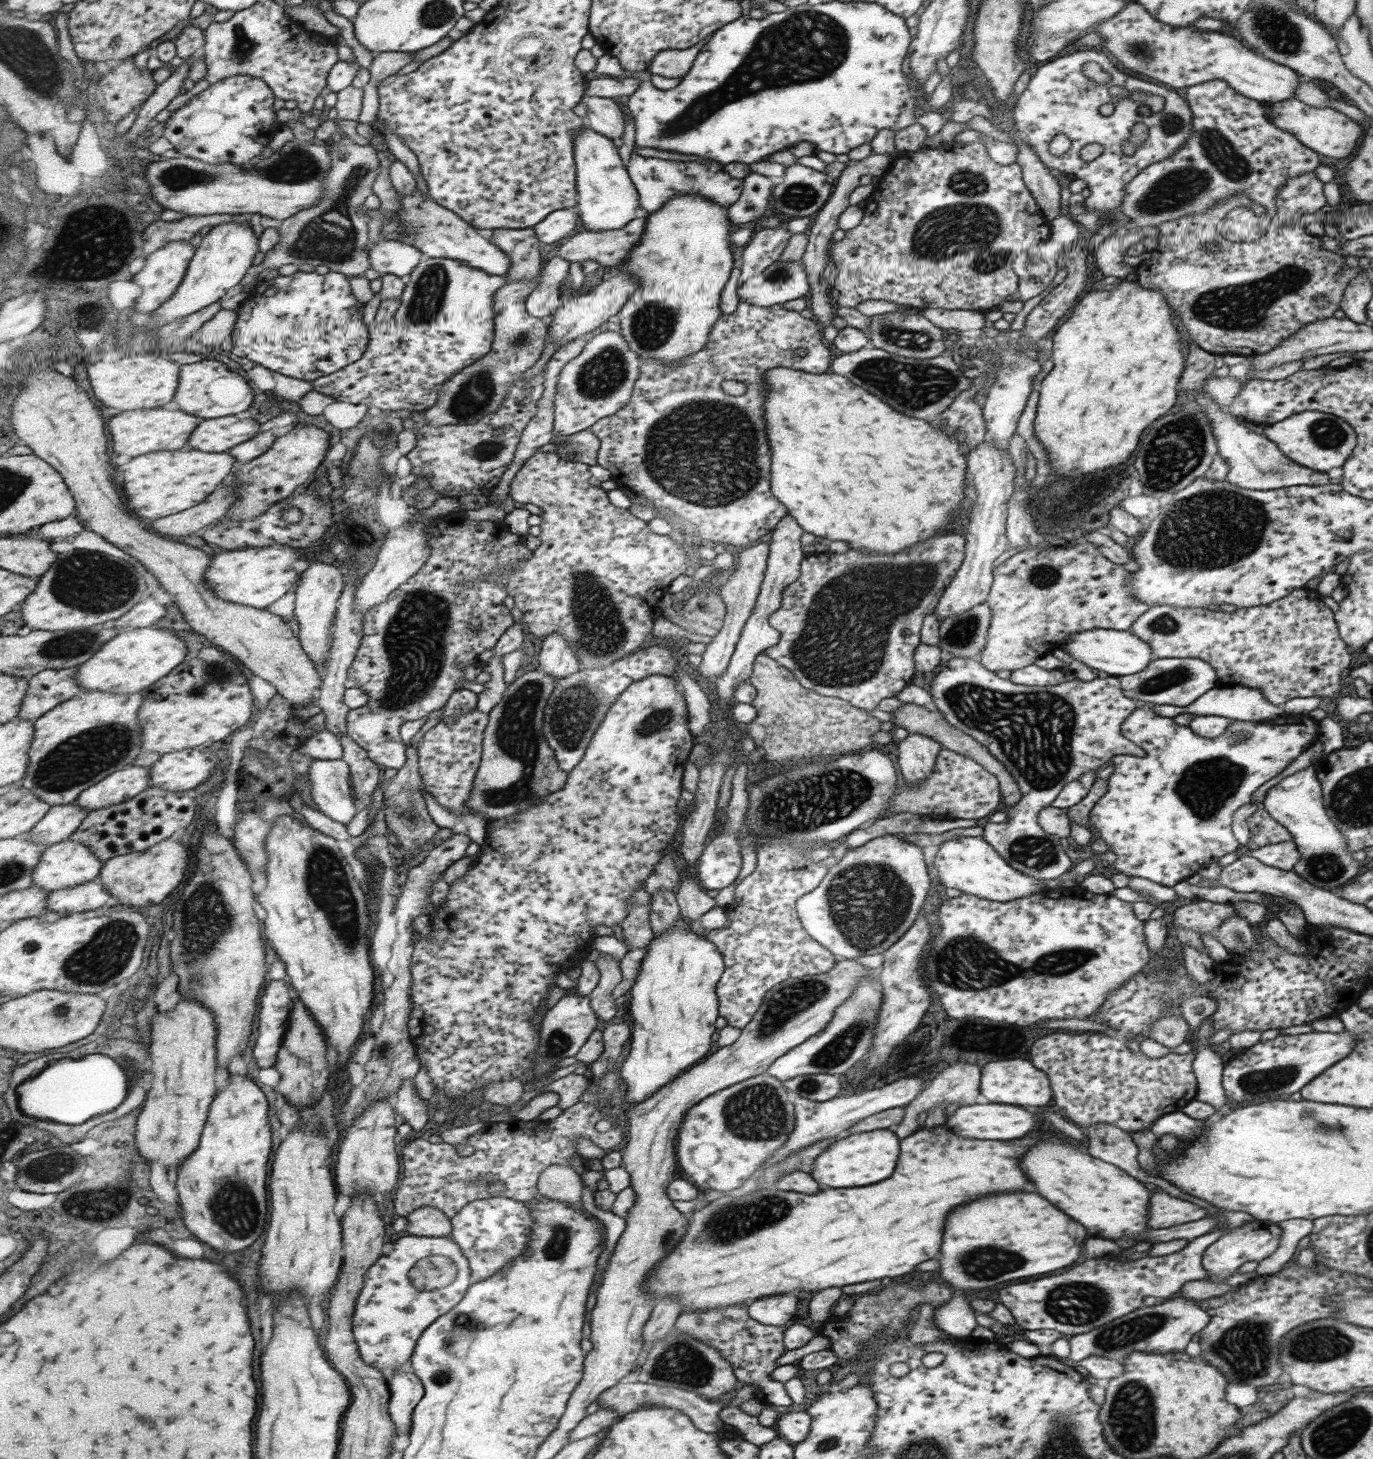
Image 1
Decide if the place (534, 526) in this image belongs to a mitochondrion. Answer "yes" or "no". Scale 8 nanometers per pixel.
no

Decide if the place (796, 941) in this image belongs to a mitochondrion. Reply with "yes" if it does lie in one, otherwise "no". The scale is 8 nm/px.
no

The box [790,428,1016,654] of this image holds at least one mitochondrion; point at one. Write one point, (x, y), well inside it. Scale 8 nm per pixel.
(964, 632)

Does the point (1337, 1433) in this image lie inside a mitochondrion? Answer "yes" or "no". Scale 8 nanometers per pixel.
yes

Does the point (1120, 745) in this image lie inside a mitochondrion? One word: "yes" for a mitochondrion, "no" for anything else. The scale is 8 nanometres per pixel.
no

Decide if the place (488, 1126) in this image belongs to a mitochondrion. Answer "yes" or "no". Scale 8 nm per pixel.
no

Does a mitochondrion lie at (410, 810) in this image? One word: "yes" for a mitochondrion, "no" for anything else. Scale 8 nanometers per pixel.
yes

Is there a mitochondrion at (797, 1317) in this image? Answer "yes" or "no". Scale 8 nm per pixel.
no

